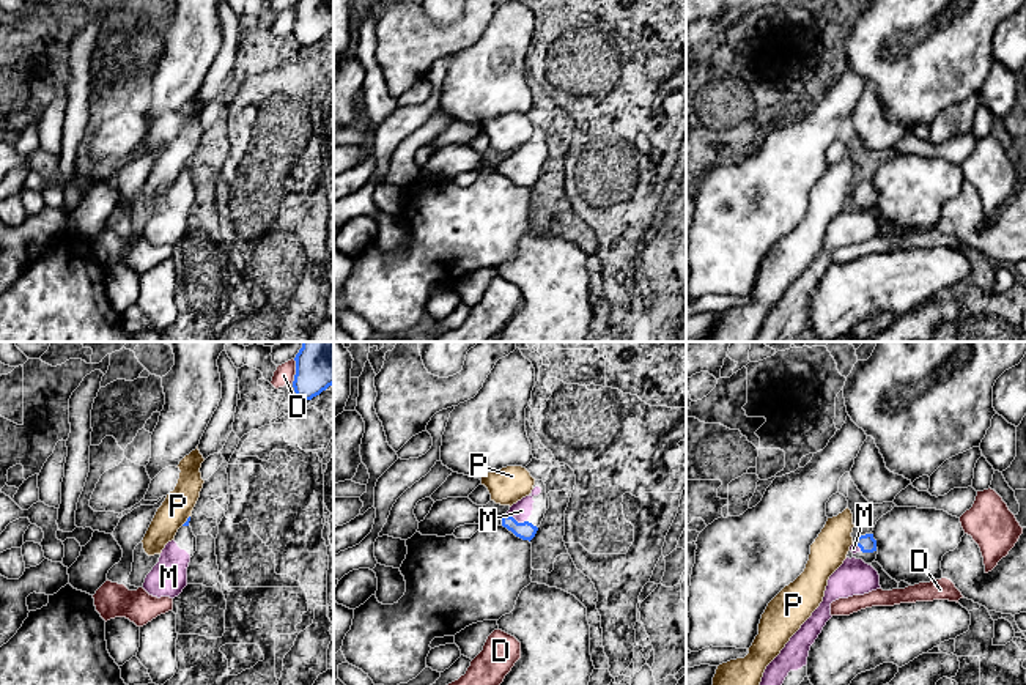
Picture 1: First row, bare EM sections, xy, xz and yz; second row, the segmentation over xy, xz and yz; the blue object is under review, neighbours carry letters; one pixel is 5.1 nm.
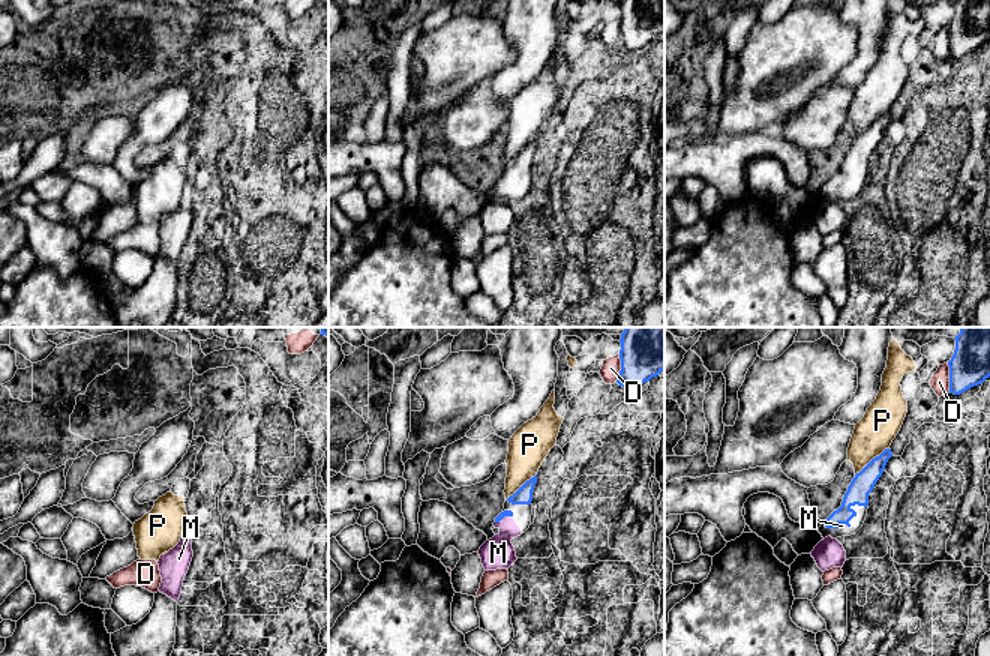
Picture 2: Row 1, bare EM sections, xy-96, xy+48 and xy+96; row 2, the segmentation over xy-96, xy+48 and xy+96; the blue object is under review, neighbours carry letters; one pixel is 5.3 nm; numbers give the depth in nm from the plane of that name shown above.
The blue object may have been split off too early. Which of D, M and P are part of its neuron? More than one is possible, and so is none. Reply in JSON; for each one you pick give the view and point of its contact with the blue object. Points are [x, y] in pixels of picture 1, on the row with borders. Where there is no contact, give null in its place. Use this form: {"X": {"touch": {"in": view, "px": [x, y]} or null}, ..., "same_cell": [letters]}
{"M": {"touch": {"in": "xz", "px": [515, 520]}}, "same_cell": ["M"]}

